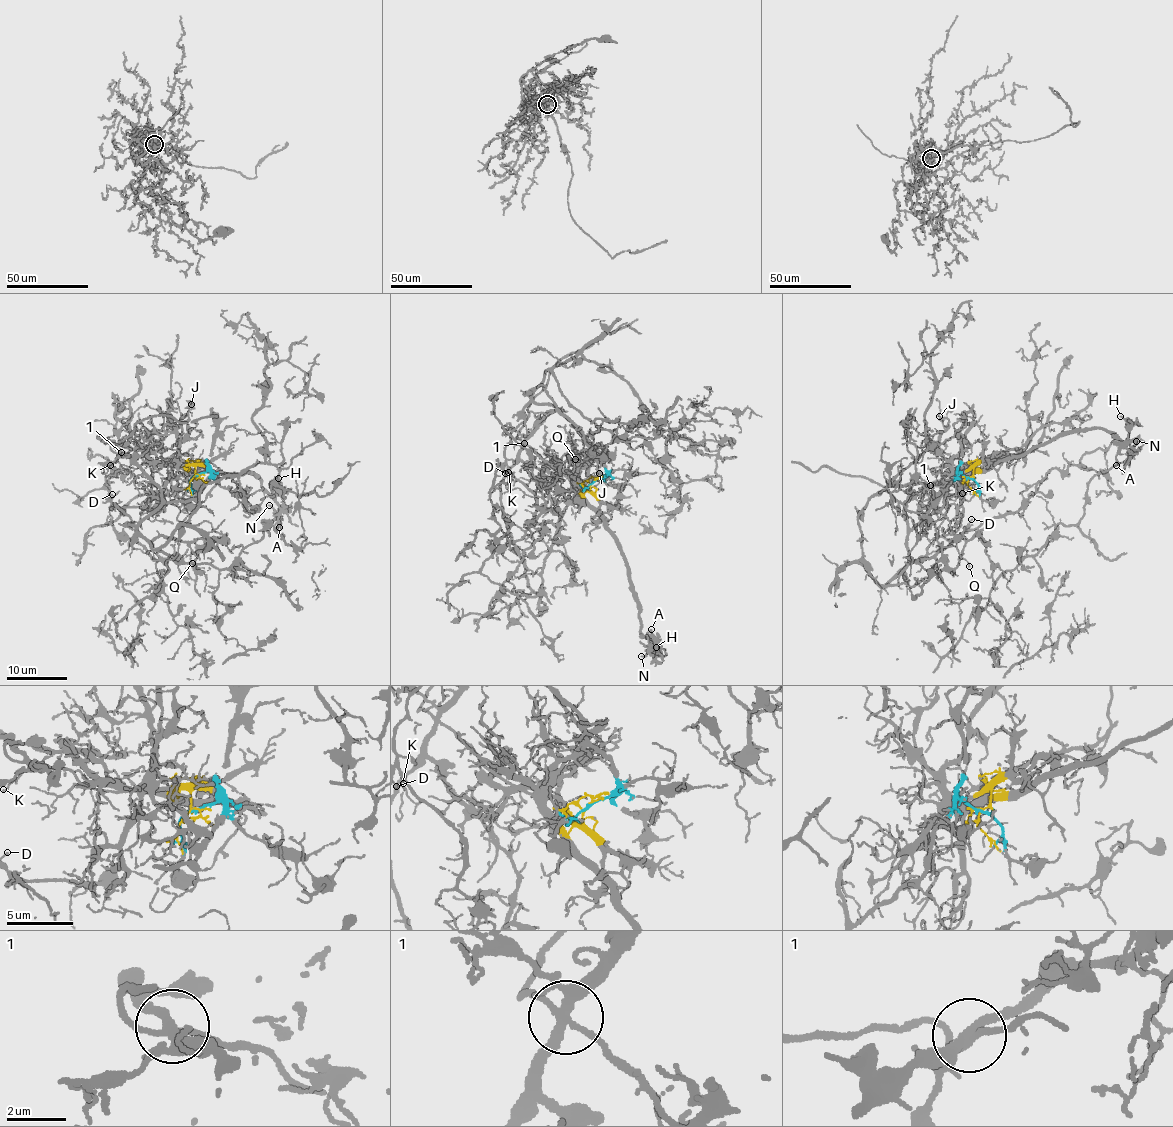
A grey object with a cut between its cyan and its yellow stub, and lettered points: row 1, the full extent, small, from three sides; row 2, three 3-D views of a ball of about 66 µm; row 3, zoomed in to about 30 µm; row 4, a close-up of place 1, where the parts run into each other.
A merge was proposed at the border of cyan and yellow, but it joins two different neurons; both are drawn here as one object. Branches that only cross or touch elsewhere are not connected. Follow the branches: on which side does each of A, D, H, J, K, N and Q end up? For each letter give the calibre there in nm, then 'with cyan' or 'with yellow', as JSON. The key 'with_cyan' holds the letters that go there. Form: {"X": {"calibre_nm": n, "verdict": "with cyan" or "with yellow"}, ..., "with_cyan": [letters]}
{"A": {"calibre_nm": 140, "verdict": "with yellow"}, "D": {"calibre_nm": 90, "verdict": "with cyan"}, "H": {"calibre_nm": 160, "verdict": "with yellow"}, "J": {"calibre_nm": 180, "verdict": "with yellow"}, "K": {"calibre_nm": 110, "verdict": "with cyan"}, "N": {"calibre_nm": 160, "verdict": "with yellow"}, "Q": {"calibre_nm": 120, "verdict": "with cyan"}, "with_cyan": ["D", "K", "Q"]}

